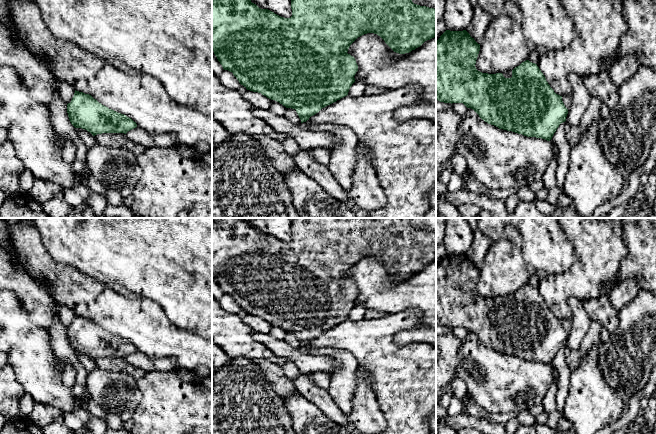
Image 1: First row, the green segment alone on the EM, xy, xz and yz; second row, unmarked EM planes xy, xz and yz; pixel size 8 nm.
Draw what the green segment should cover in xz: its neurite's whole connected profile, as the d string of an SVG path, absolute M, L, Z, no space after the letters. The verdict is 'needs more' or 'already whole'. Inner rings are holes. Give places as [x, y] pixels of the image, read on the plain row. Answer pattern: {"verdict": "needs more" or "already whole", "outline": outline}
{"verdict": "needs more", "outline": "M212 218L212 274L222 289L224 294L233 297L239 307L247 314L261 317L271 324L275 324L286 332L295 333L301 349L306 353L315 356L328 356L334 359L339 367L331 375L331 382L327 389L332 399L340 410L350 416L353 409L353 398L356 385L356 369L358 363L352 353L336 348L311 348L308 344L311 340L318 337L322 332L340 324L348 319L349 313L355 306L355 298L358 295L358 289L353 280L348 278L350 269L360 260L367 257L374 257L380 260L385 267L396 277L405 278L420 271L425 265L436 261L436 233L414 228L411 224L412 218L293 218L291 220L292 240L290 242L281 241L268 233L261 233L252 227L249 221L244 218Z"}

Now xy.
{"verdict": "already whole", "outline": "M75 314L67 337L75 352L82 352L93 360L102 357L124 357L137 351L136 346L99 327L91 319Z"}

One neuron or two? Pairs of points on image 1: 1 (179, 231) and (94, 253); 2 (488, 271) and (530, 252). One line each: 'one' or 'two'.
1: one
2: two

